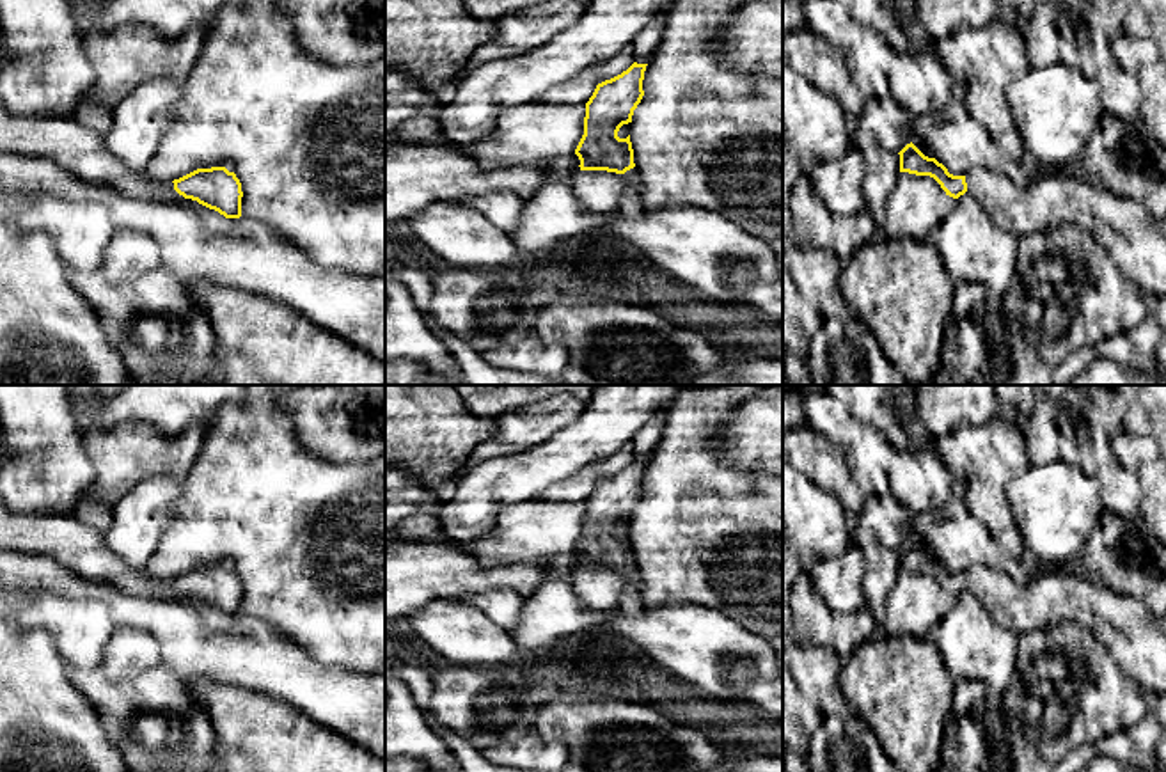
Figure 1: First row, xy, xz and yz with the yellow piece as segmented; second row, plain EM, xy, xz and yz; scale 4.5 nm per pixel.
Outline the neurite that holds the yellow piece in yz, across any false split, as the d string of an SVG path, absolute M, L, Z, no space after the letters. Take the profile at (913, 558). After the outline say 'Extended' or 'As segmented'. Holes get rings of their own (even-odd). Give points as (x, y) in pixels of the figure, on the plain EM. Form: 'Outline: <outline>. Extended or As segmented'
Outline: M912 540L898 552L900 570L930 573L953 596L969 589L1010 632L1033 632L1061 621L1088 628L1145 692L1166 694L1166 616L1154 616L1143 602L1111 593L1093 577L1079 579L1061 570L1019 584L987 564L953 573Z. Extended

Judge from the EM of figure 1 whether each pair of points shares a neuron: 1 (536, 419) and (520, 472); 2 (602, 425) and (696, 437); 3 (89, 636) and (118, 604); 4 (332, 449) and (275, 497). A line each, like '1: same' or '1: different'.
1: different
2: different
3: different
4: different

